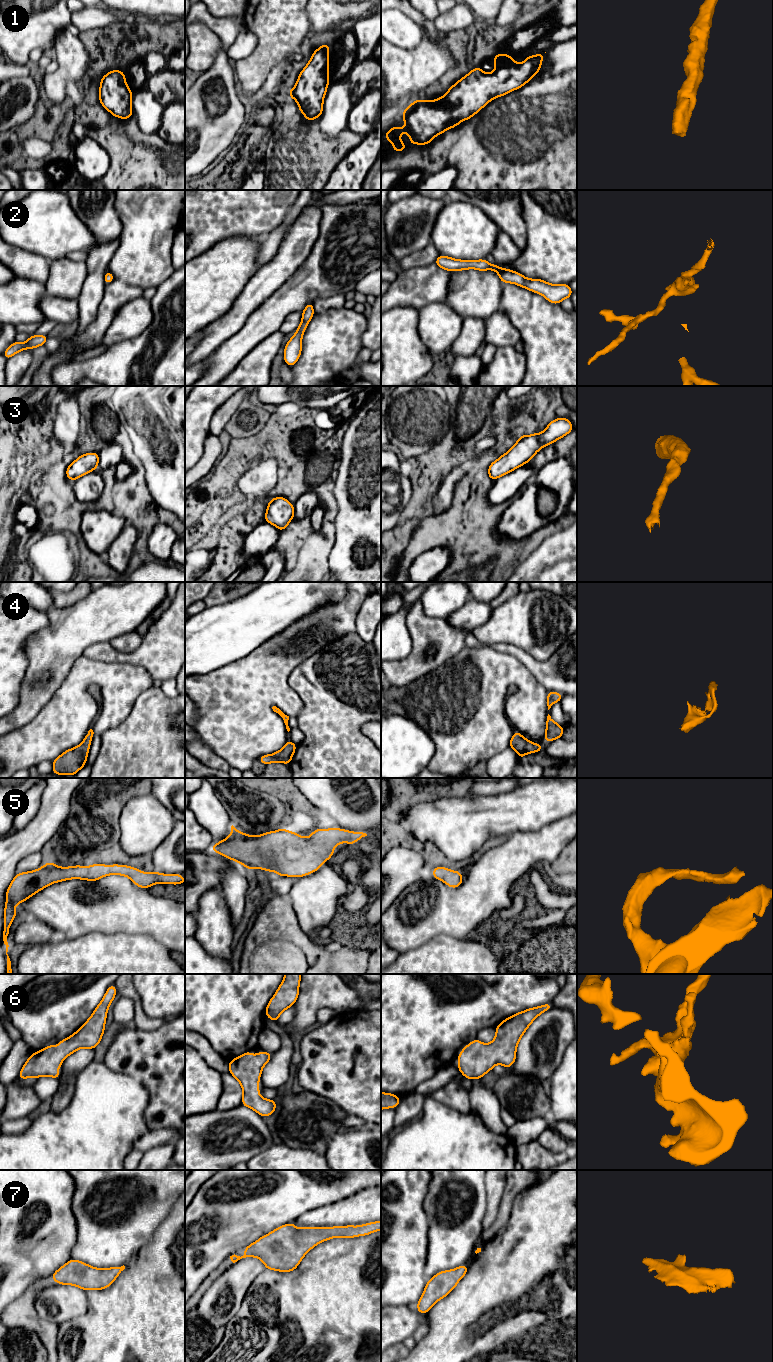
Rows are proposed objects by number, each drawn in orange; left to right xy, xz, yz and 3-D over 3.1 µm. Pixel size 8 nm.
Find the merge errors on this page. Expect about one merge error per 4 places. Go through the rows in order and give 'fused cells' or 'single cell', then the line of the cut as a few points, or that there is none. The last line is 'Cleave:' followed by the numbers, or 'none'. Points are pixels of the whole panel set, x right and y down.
1: single cell; cut none
2: single cell; cut none
3: single cell; cut none
4: single cell; cut none
5: single cell; cut none
6: single cell; cut none
7: single cell; cut none
Cleave: none

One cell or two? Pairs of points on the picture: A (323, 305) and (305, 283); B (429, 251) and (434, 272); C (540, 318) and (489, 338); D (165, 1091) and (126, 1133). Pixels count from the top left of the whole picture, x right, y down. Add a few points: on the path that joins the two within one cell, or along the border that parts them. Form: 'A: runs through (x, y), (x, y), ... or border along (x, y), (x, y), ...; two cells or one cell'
A: border along (341, 293), (321, 296), (313, 302); two cells
B: border along (434, 262), (409, 269); two cells
C: border along (501, 309), (518, 332), (520, 339); two cells
D: border along (147, 1091), (149, 1101), (144, 1119), (149, 1130); two cells

